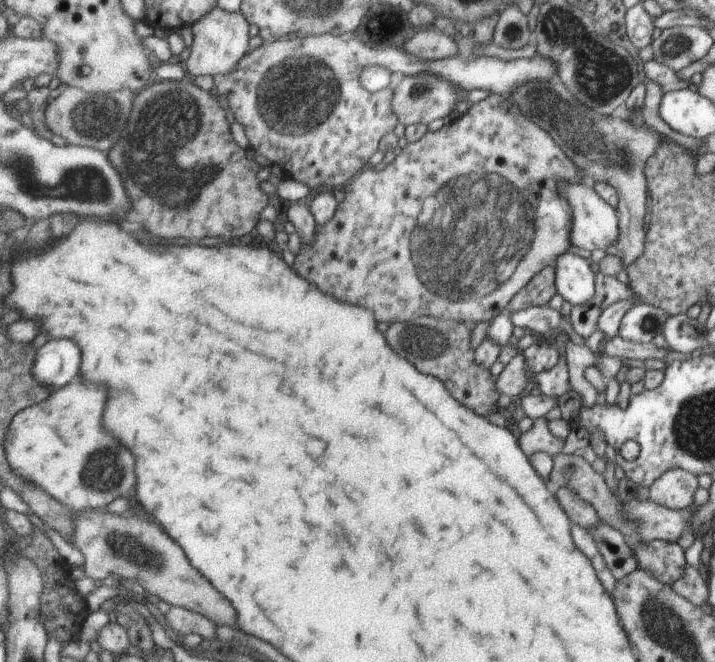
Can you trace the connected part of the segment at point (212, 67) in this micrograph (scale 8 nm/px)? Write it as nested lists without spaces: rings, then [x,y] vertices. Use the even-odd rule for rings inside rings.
[[[219,6],[209,10],[207,16],[197,20],[191,26],[193,34],[190,56],[186,61],[186,69],[193,76],[219,76],[235,72],[237,64],[248,55],[251,48],[249,26],[251,22],[243,12],[227,12]]]

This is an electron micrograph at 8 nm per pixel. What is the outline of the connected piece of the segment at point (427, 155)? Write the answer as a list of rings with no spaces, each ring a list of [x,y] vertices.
[[[537,81],[525,82],[511,90],[509,95],[491,93],[485,99],[469,104],[465,115],[459,116],[449,125],[443,125],[436,131],[426,131],[417,142],[407,143],[389,164],[383,165],[382,168],[365,168],[359,175],[353,176],[349,184],[341,188],[344,197],[341,202],[336,203],[331,218],[325,224],[315,224],[313,244],[301,242],[293,260],[294,270],[304,277],[304,280],[315,284],[321,292],[328,293],[335,300],[363,306],[373,312],[378,322],[385,321],[390,325],[419,317],[451,319],[474,325],[499,315],[512,295],[523,288],[539,270],[547,266],[553,267],[556,259],[571,248],[569,228],[572,226],[572,209],[563,198],[557,196],[557,184],[579,182],[574,162],[555,146],[555,142],[537,126],[533,118],[529,118],[529,115],[517,108],[517,96],[524,96],[542,87]]]

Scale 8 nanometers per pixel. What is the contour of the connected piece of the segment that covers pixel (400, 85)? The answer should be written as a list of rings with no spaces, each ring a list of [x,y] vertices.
[[[429,72],[399,77],[392,92],[392,110],[399,117],[403,126],[427,125],[432,120],[445,118],[455,108],[455,104],[463,98],[463,94],[457,86],[453,86],[447,80],[437,78]]]

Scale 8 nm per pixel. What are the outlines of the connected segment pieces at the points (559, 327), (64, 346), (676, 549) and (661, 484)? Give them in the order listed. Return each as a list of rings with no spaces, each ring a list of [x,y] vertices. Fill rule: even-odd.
[[[548,304],[528,306],[525,310],[511,312],[509,318],[512,326],[529,328],[537,335],[550,337],[554,333],[564,331],[568,337],[575,338],[570,318],[561,316],[557,310],[549,308]]]
[[[51,340],[36,353],[33,376],[36,376],[43,386],[49,386],[54,391],[61,390],[71,384],[79,374],[81,358],[83,354],[75,340]]]
[[[651,540],[649,544],[639,542],[631,549],[637,570],[641,568],[657,582],[668,585],[684,574],[683,551],[677,543],[663,540]]]
[[[673,468],[648,488],[648,499],[669,510],[689,508],[693,500],[693,492],[697,488],[697,478],[685,469]]]

